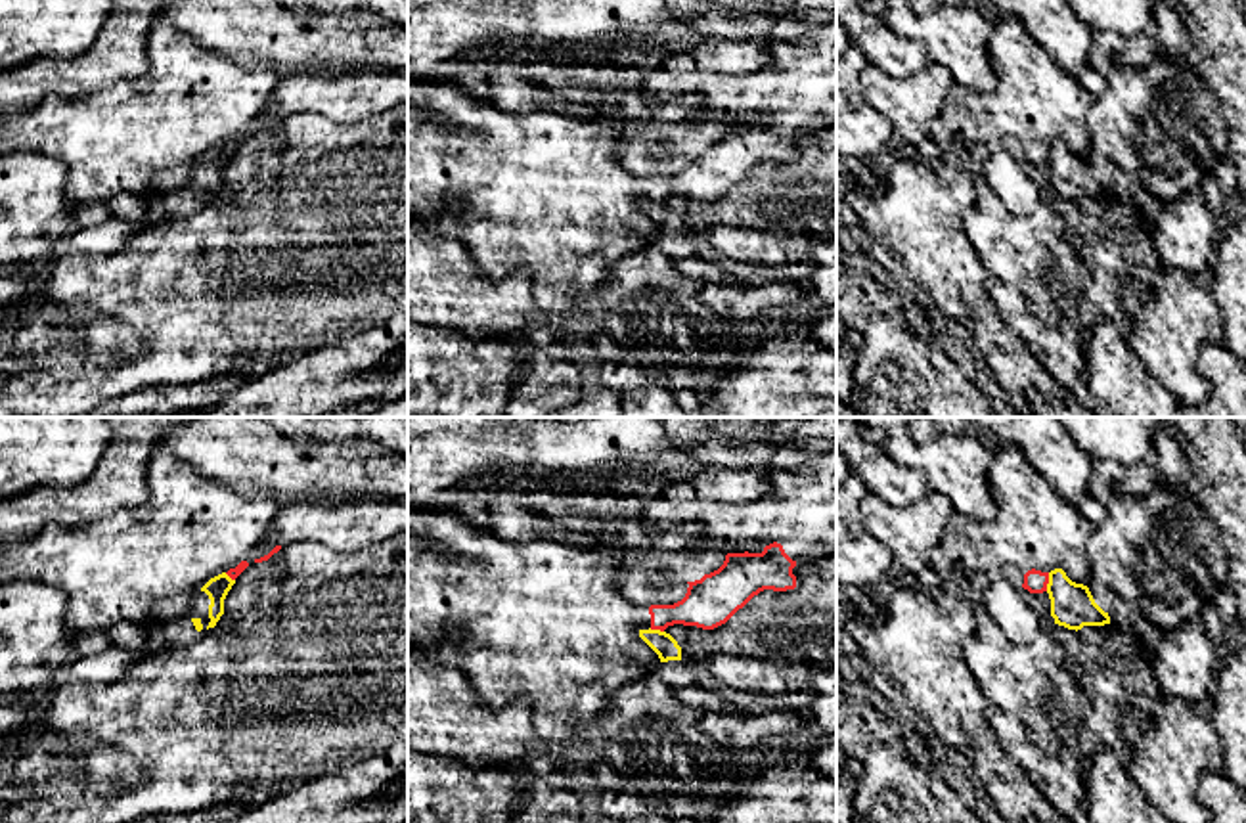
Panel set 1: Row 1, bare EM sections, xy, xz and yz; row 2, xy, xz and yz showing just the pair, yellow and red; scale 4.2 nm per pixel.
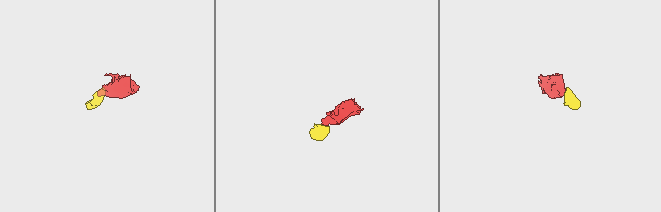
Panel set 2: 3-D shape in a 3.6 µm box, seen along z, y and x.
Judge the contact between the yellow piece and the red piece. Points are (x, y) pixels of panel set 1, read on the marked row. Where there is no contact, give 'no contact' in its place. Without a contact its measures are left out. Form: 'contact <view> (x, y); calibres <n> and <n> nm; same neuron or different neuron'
contact yz (1049, 582); calibres 190 and 100 nm; different neuron

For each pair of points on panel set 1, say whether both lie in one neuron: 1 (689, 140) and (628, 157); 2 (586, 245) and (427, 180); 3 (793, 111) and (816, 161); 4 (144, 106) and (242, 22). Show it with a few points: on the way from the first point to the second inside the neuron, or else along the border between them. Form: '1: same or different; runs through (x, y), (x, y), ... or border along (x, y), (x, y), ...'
1: same; runs through (674, 134), (651, 134), (644, 142)
2: same; runs through (546, 205), (523, 203), (492, 180), (467, 180)
3: different; border along (816, 131), (808, 133), (795, 146)
4: different; border along (173, 23), (201, 46), (251, 67)

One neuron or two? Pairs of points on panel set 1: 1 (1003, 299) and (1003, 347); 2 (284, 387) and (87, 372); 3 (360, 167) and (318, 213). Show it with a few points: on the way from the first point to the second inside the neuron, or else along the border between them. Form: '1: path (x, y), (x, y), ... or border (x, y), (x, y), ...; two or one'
1: border (996, 312), (1026, 347); two
2: border (289, 360), (247, 378); two
3: path (360, 182), (333, 209); one

